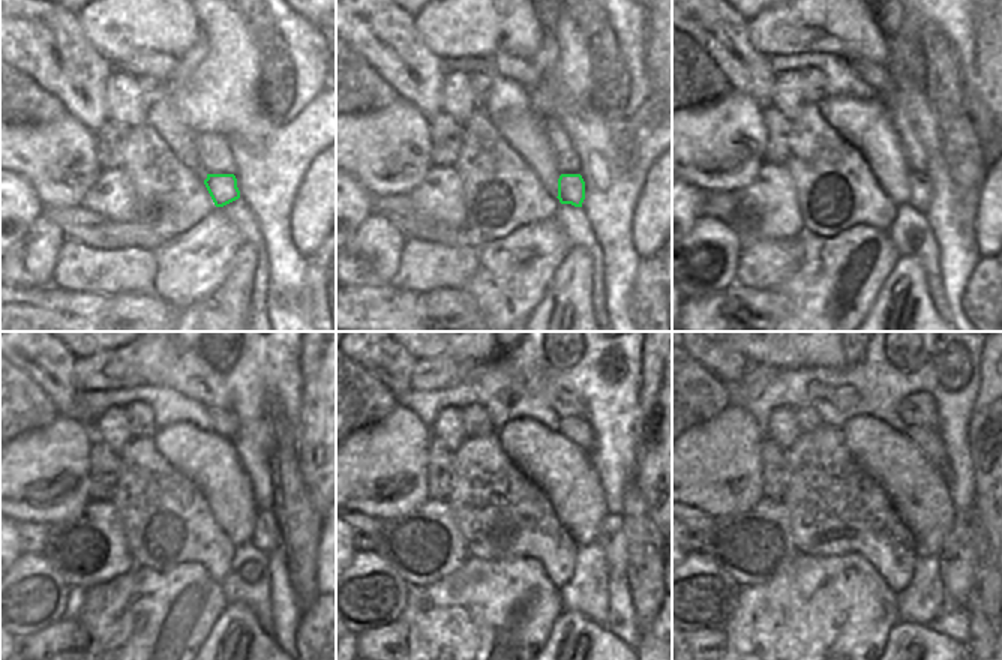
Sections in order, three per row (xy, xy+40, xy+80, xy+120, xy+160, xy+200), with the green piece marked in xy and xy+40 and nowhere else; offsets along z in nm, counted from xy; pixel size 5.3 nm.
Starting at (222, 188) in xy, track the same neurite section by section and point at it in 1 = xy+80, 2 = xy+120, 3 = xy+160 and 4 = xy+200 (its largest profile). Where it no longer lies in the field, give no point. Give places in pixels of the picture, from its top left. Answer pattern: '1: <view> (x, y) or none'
1: xy+80 (920, 188)
2: xy+120 (267, 536)
3: xy+160 (611, 539)
4: xy+200 (957, 554)

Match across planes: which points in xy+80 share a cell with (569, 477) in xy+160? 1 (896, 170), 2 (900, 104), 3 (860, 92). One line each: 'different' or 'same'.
1: same
2: different
3: different

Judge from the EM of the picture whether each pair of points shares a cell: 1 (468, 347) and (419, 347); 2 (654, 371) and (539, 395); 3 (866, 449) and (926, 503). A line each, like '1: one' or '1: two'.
1: one
2: two
3: one

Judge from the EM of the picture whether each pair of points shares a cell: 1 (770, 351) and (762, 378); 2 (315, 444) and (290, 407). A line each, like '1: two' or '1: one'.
1: two
2: two

